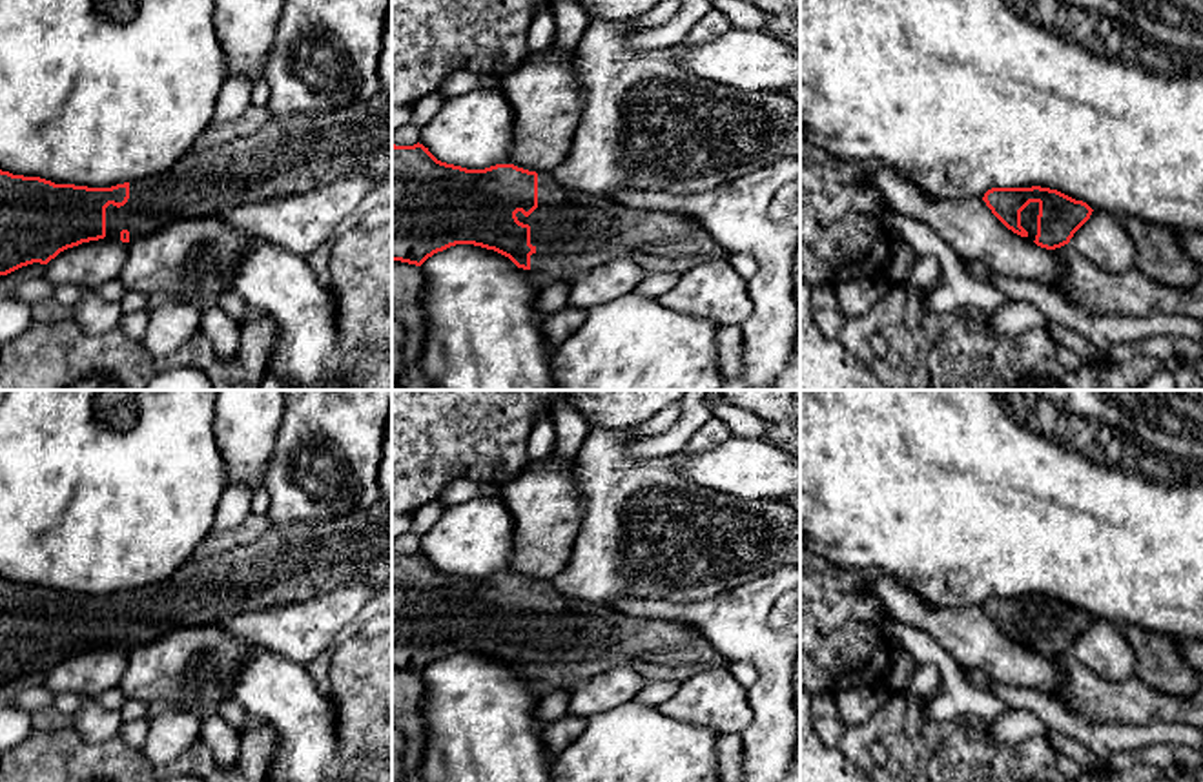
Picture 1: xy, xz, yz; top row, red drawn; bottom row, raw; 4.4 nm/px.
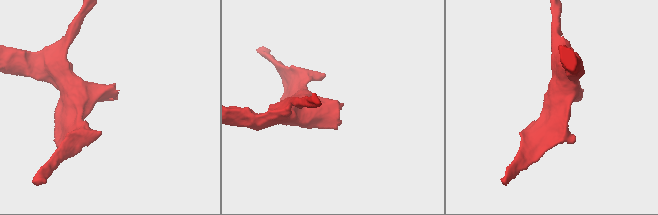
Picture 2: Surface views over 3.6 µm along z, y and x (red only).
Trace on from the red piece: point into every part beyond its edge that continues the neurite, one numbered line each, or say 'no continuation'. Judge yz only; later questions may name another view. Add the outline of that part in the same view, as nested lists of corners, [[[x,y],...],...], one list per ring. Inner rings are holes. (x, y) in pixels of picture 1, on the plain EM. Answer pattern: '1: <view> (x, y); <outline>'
1: yz (1028, 624); [[[1030,611],[1021,620],[1021,634],[1028,640],[1028,649],[1035,649],[1037,643],[1037,623],[1039,623],[1039,611]]]

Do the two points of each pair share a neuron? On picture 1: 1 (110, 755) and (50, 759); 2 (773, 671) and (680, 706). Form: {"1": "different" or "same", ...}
{"1": "same", "2": "different"}

